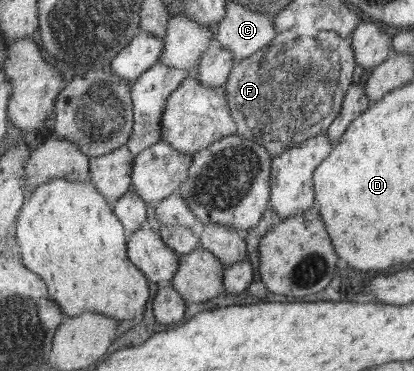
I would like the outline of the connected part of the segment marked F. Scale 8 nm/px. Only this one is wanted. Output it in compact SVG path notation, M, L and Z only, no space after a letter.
M286 30L268 47L236 65L226 84L238 132L255 139L274 155L284 154L302 142L325 134L342 112L357 68L353 39L338 38L332 30L322 34L298 34Z

